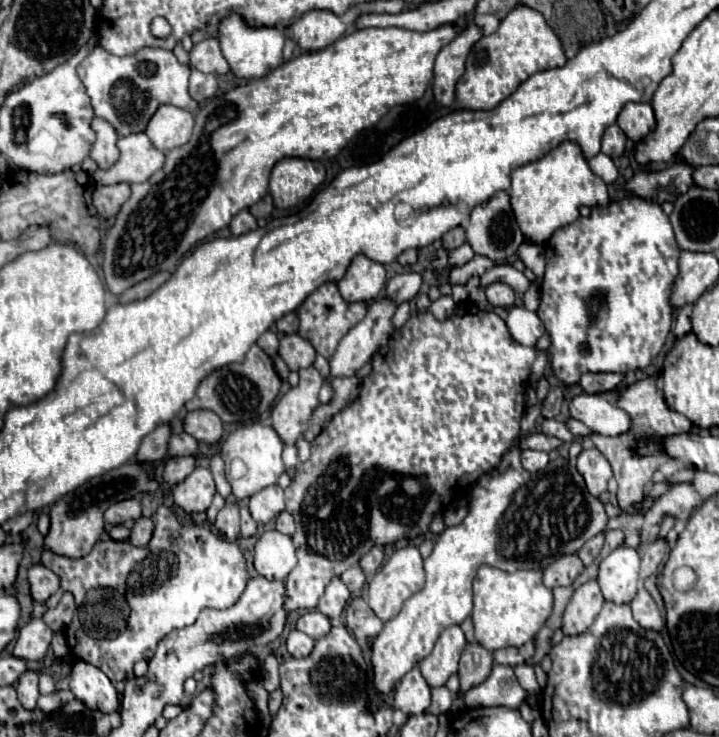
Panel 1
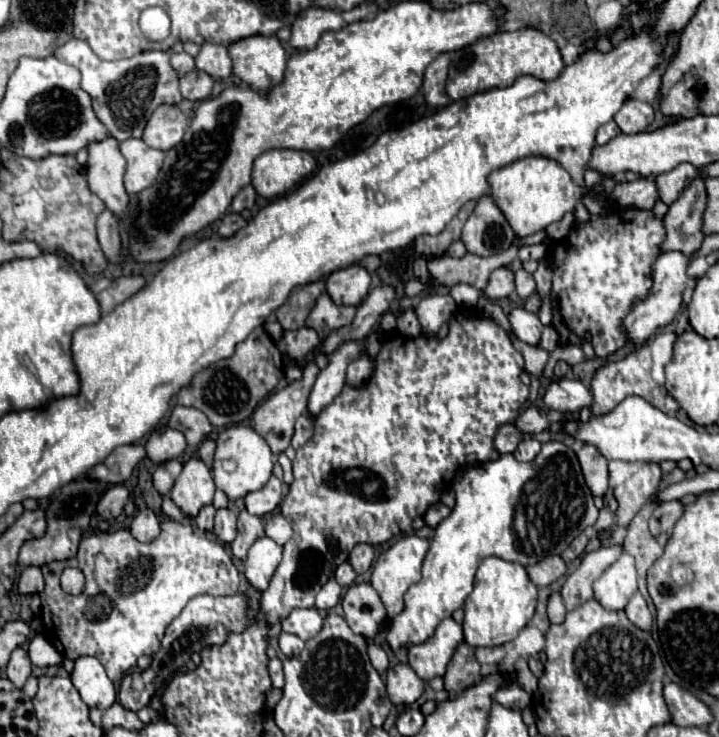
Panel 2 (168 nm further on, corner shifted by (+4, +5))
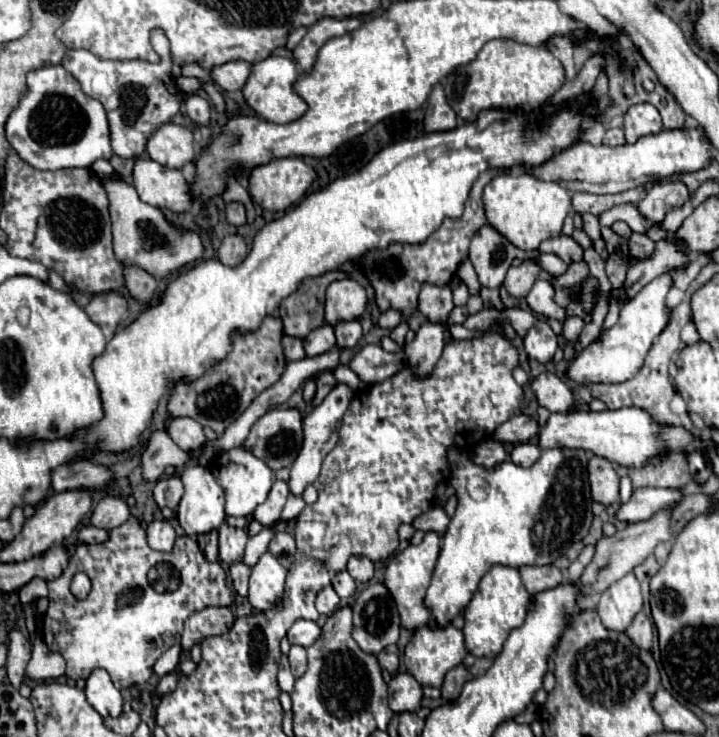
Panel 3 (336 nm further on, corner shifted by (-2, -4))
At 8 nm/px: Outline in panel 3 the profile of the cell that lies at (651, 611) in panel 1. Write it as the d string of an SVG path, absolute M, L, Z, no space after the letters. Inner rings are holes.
M639 612L639 614L633 618L633 622L631 622L631 626L625 630L625 634L631 638L631 642L633 642L635 646L639 646L639 648L643 648L643 650L649 650L651 644L653 644L653 624L651 624L651 620L649 620L643 612Z

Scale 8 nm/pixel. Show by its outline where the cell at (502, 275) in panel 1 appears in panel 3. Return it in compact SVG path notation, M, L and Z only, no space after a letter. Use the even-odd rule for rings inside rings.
M537 280L535 286L531 288L531 292L527 294L527 304L539 316L565 320L565 310L559 304L555 304L553 294L555 294L555 290L553 290L553 284L551 282Z

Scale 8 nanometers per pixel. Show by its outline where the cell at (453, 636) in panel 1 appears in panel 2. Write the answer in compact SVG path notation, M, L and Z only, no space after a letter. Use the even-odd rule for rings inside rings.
M451 617L443 619L437 625L433 637L429 637L423 645L409 647L409 665L423 681L431 681L437 675L445 675L445 667L461 641L461 625L457 625Z

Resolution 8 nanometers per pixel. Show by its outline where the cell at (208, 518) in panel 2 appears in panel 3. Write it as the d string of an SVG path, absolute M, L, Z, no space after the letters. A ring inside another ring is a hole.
M211 530L209 534L207 534L207 544L205 544L205 550L203 550L203 554L205 554L205 560L207 562L217 562L219 558L219 554L217 554L217 530Z

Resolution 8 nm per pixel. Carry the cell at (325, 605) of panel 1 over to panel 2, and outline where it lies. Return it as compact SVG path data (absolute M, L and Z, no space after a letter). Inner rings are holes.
M331 577L325 585L323 585L323 589L317 593L317 599L315 599L315 607L317 609L331 609L331 607L335 607L337 603L339 603L339 599L341 599L341 585Z

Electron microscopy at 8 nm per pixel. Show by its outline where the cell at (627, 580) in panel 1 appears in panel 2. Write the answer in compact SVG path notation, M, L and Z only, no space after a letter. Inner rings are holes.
M623 551L619 559L609 565L603 575L593 583L595 599L609 611L625 609L629 597L637 591L635 559Z

